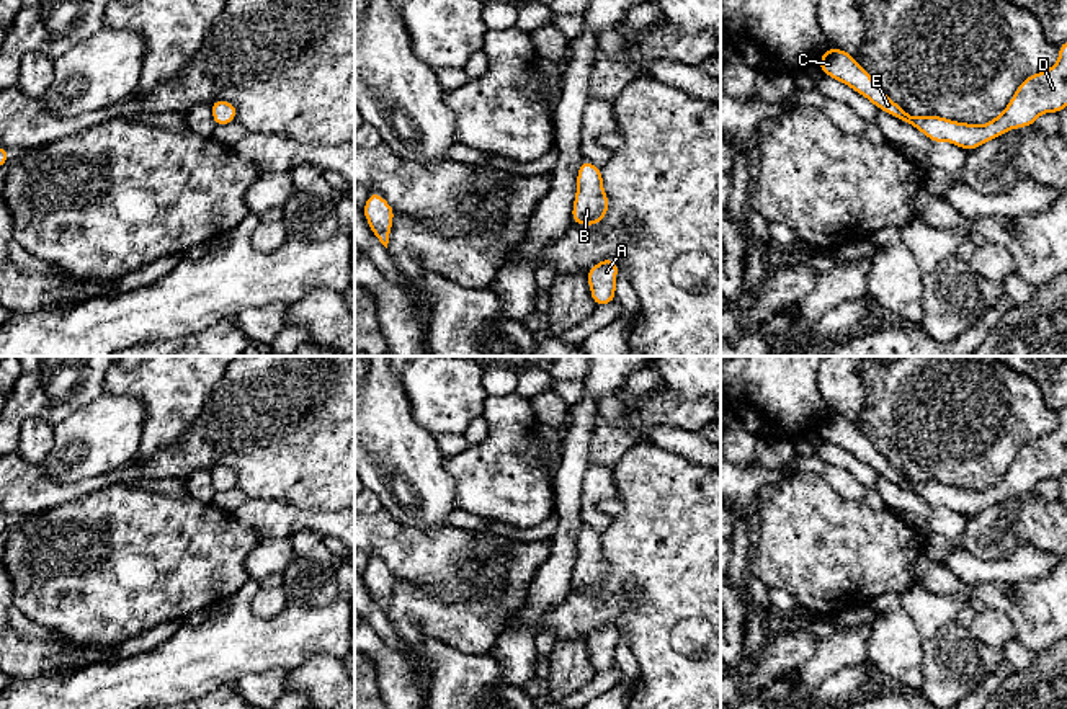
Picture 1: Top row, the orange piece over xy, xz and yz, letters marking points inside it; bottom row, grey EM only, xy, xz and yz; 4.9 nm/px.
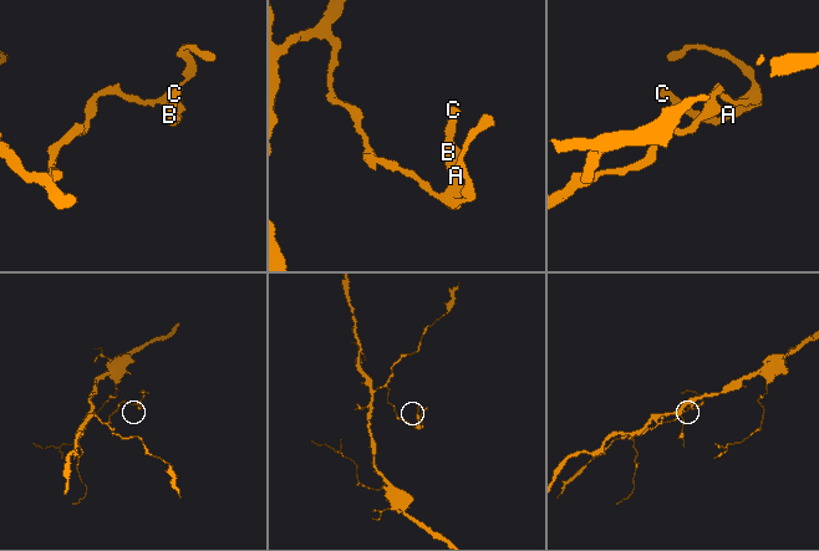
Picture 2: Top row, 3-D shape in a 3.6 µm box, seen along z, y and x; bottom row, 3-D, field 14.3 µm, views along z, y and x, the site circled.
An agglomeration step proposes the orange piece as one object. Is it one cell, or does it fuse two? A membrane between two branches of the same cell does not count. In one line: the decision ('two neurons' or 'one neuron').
one neuron

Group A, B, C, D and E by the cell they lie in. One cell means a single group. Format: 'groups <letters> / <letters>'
groups A B C D E

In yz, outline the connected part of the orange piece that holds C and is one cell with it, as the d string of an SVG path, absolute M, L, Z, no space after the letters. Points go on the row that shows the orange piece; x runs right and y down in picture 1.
M1067 41L1059 47L1059 60L1047 70L1026 77L1005 109L992 121L979 126L956 123L941 116L910 116L892 101L859 62L843 49L828 47L820 60L822 74L848 85L882 109L923 132L930 142L951 142L966 152L1018 127L1034 126L1044 113L1060 113L1067 106Z

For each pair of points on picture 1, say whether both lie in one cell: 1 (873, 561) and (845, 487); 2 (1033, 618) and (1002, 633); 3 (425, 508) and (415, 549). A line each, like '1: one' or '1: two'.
1: two
2: two
3: two

